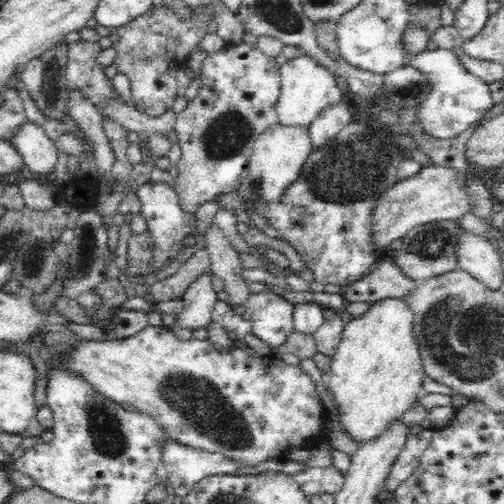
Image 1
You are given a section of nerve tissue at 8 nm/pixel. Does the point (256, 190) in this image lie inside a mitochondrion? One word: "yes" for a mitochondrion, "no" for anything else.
yes

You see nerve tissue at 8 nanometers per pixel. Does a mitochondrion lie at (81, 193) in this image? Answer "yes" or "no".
no

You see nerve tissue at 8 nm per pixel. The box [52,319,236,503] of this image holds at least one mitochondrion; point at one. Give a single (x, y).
(108, 437)

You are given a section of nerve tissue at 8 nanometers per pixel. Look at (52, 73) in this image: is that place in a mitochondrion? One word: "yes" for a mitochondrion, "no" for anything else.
yes

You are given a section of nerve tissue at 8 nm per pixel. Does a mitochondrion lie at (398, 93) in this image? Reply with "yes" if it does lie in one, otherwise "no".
yes

